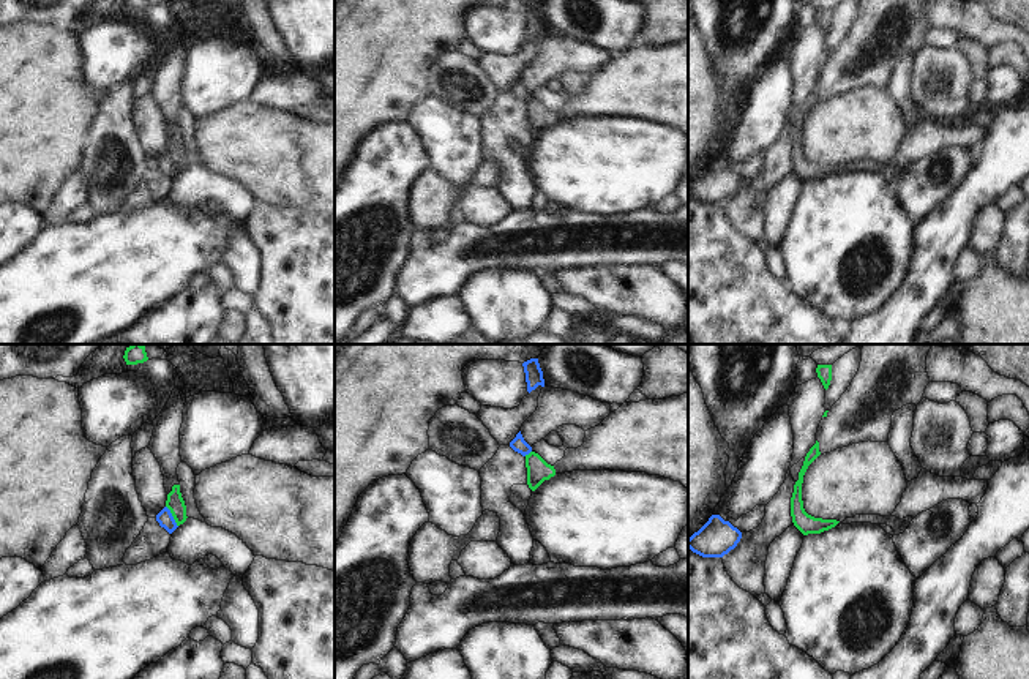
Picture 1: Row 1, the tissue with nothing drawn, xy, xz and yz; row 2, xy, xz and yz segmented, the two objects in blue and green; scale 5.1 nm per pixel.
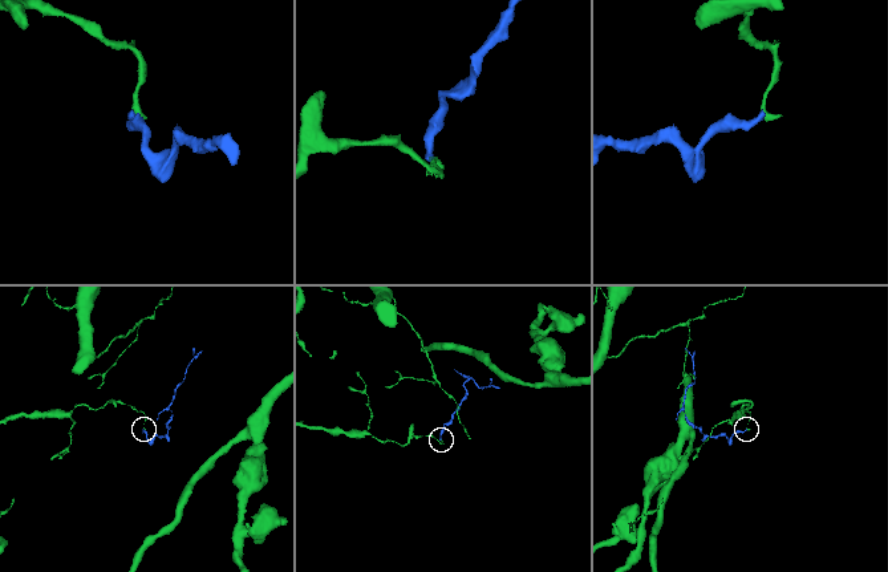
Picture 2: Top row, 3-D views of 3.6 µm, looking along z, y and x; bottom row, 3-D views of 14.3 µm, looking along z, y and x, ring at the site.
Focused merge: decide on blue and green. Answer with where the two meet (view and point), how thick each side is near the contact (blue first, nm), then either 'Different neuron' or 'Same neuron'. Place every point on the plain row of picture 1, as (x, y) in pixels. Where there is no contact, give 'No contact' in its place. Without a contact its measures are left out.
Touches blue at xy (172, 163). Thickness 80 nm (blue) against 90 nm. Different neuron

